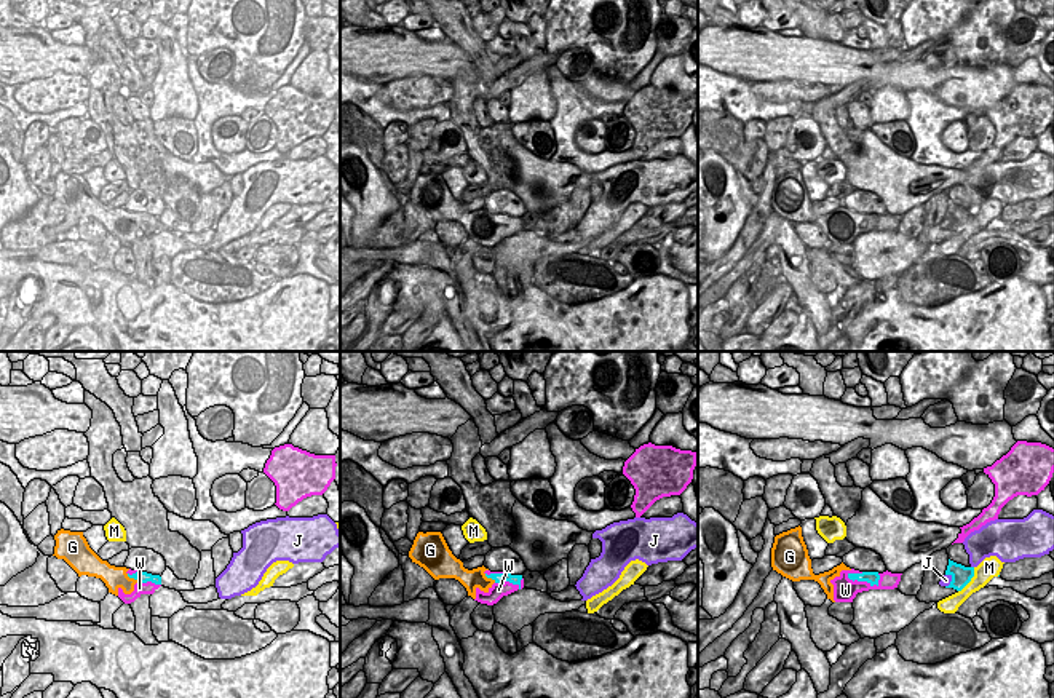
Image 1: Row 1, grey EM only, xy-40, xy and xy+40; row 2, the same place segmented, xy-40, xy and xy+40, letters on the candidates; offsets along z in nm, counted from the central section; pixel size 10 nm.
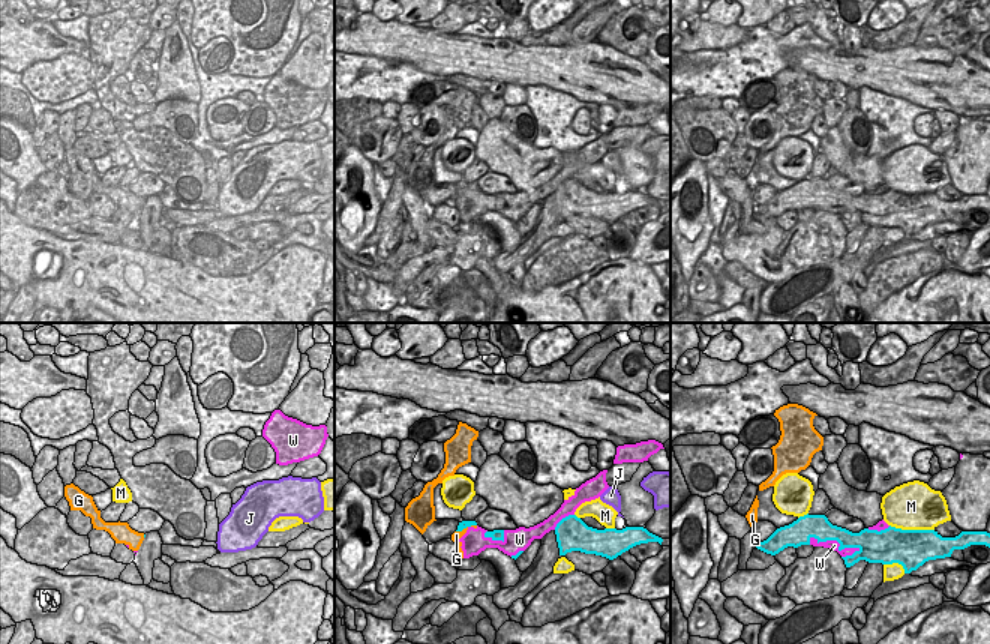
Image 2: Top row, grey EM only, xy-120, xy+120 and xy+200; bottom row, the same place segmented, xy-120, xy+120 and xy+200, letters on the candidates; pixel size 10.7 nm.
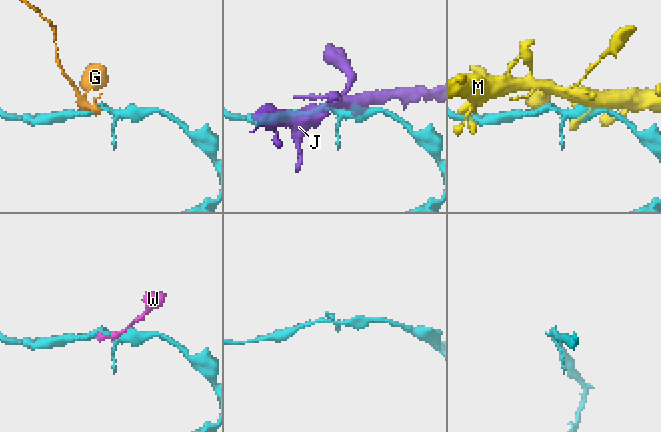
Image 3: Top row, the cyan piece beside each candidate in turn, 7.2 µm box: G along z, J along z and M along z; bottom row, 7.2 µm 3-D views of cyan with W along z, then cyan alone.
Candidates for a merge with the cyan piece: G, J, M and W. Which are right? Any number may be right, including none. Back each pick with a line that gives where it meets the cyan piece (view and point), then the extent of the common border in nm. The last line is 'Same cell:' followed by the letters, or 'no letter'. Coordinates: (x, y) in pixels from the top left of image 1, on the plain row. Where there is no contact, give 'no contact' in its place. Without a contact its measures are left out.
Same cell: no letter

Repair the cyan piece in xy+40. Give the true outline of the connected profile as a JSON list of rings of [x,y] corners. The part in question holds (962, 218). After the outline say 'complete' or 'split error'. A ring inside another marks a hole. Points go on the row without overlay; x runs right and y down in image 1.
[[[949,201],[945,217],[952,219],[950,227],[945,230],[953,230],[957,233],[961,233],[974,219],[974,209],[965,209]]] | complete

